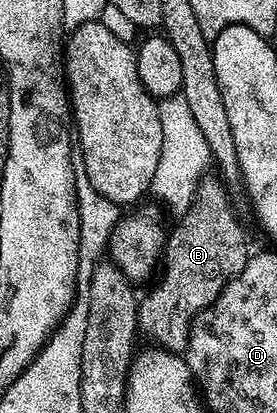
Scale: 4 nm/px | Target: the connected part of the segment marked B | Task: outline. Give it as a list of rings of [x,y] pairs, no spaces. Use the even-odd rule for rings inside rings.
[[[205,174],[194,193],[192,203],[179,216],[180,224],[169,230],[164,245],[160,284],[138,303],[138,327],[163,350],[183,352],[188,346],[188,331],[202,309],[222,293],[222,289],[246,265],[250,254],[244,227],[232,208],[225,180]]]

